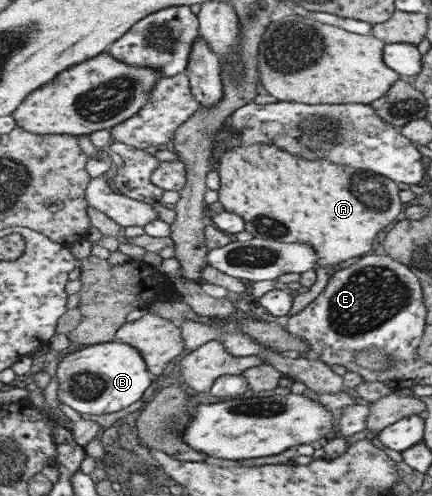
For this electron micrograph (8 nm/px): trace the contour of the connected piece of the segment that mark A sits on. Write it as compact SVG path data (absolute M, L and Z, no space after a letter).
M274 143L232 147L219 158L218 170L218 200L226 211L244 218L246 232L254 238L312 245L316 251L314 270L318 267L338 266L338 262L366 254L372 248L372 240L376 238L376 234L402 212L402 203L398 200L399 190L393 180L372 171L330 164L328 159L300 158Z

